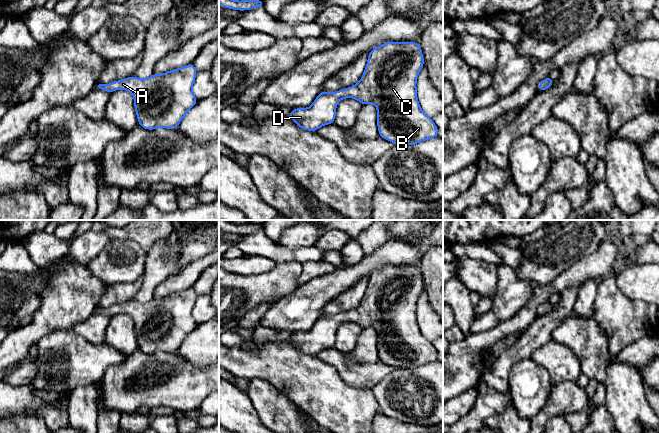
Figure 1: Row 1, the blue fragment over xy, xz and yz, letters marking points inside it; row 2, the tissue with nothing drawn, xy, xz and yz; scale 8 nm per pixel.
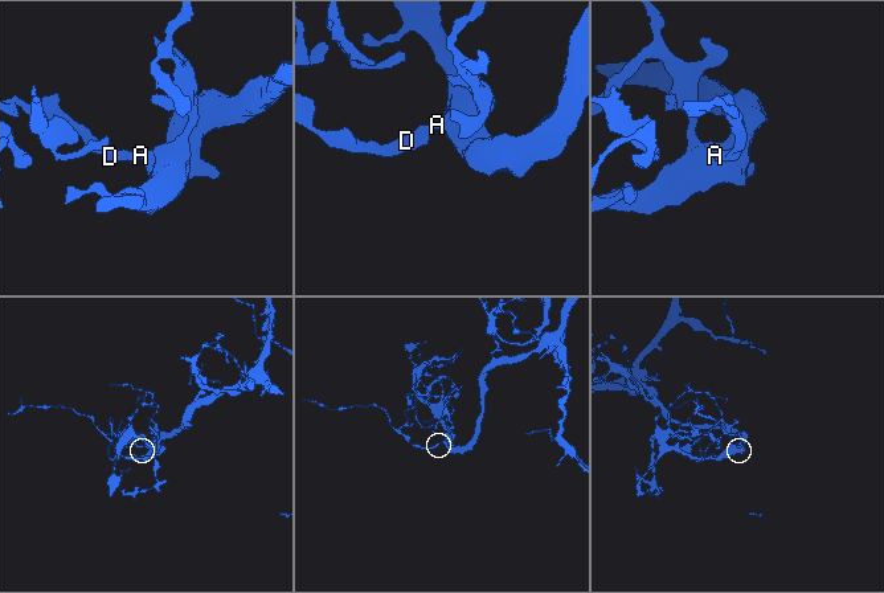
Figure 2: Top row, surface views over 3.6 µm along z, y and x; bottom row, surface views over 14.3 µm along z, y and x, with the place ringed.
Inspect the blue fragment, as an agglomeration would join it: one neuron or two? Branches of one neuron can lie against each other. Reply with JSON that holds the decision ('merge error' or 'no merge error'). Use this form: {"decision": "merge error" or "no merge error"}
{"decision": "no merge error"}

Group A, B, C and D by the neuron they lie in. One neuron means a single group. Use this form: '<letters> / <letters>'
A B C D

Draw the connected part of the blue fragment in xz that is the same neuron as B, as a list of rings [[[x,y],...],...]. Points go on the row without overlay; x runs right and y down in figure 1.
[[[386,266],[369,276],[368,285],[360,305],[352,311],[329,317],[322,315],[308,332],[295,332],[288,339],[298,351],[316,356],[323,349],[333,348],[336,330],[341,323],[354,322],[362,329],[371,327],[377,331],[379,360],[395,369],[413,370],[438,361],[438,352],[427,340],[417,323],[416,305],[424,290],[419,267]]]

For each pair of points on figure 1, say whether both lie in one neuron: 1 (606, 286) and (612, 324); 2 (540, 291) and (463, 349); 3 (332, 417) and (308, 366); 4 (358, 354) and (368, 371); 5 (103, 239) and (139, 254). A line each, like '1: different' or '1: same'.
1: same
2: same
3: same
4: different
5: different

